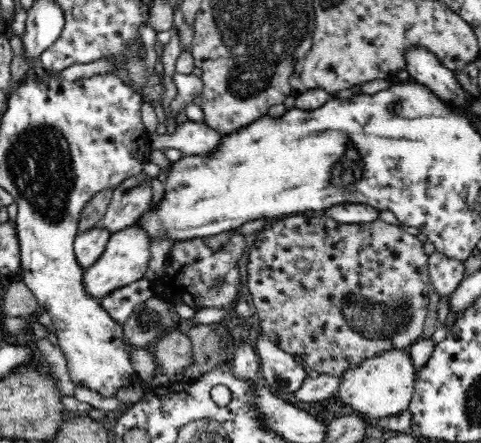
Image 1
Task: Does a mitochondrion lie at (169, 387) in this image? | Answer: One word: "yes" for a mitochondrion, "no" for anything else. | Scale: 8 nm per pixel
no

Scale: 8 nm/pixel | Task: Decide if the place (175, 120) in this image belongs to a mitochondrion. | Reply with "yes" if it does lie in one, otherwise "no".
no

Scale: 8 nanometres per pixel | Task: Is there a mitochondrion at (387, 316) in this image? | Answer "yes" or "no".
yes

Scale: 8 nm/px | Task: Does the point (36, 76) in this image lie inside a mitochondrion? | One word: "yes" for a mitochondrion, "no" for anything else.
no

